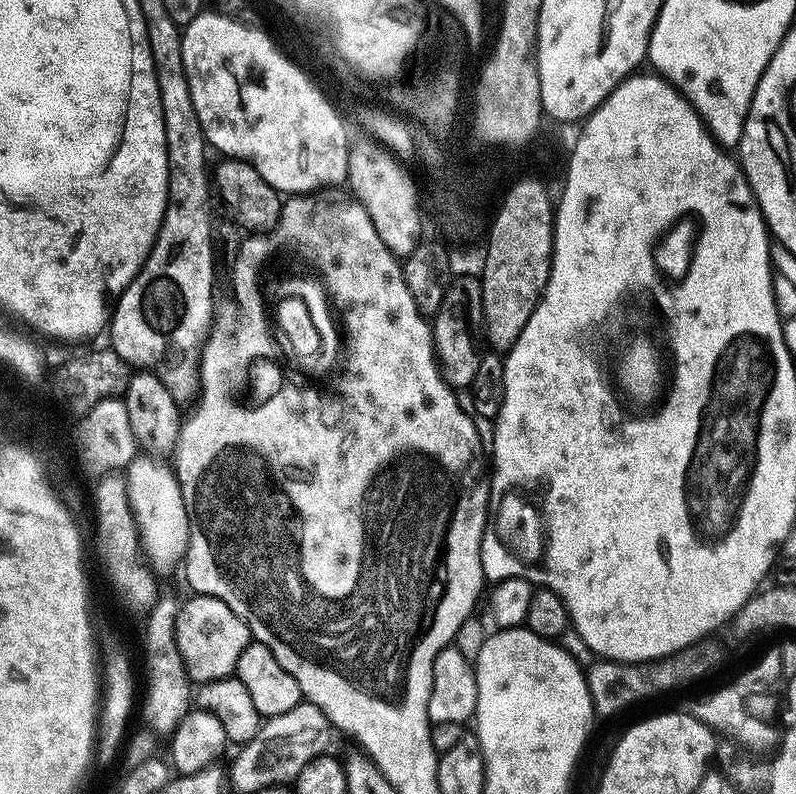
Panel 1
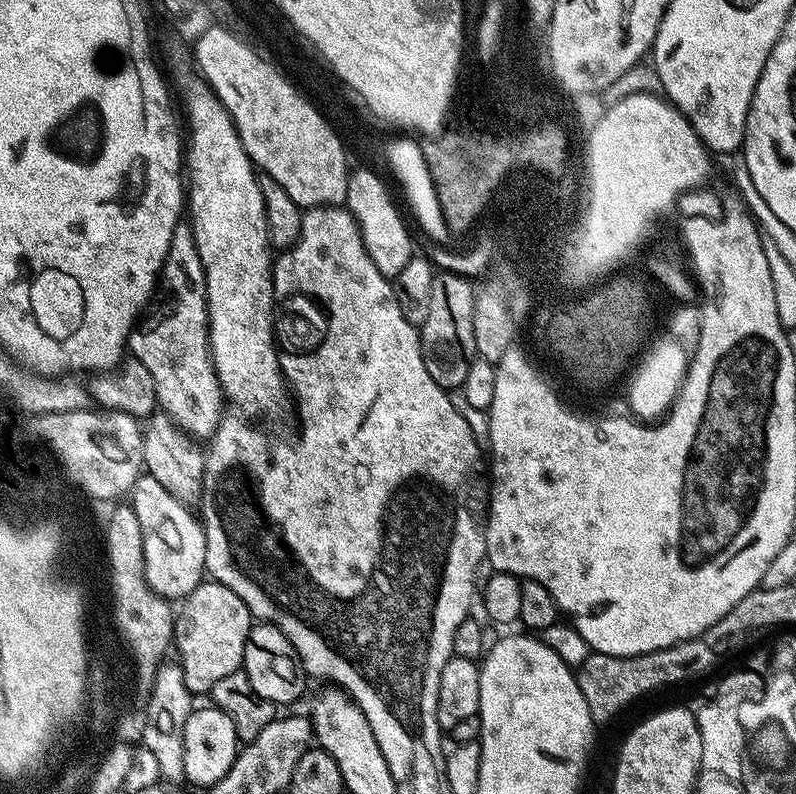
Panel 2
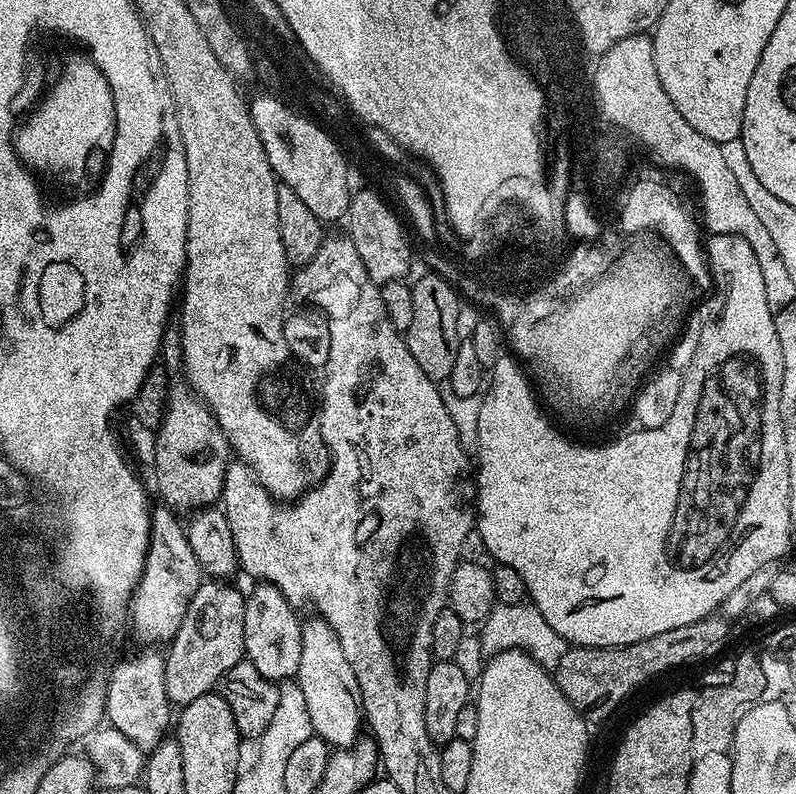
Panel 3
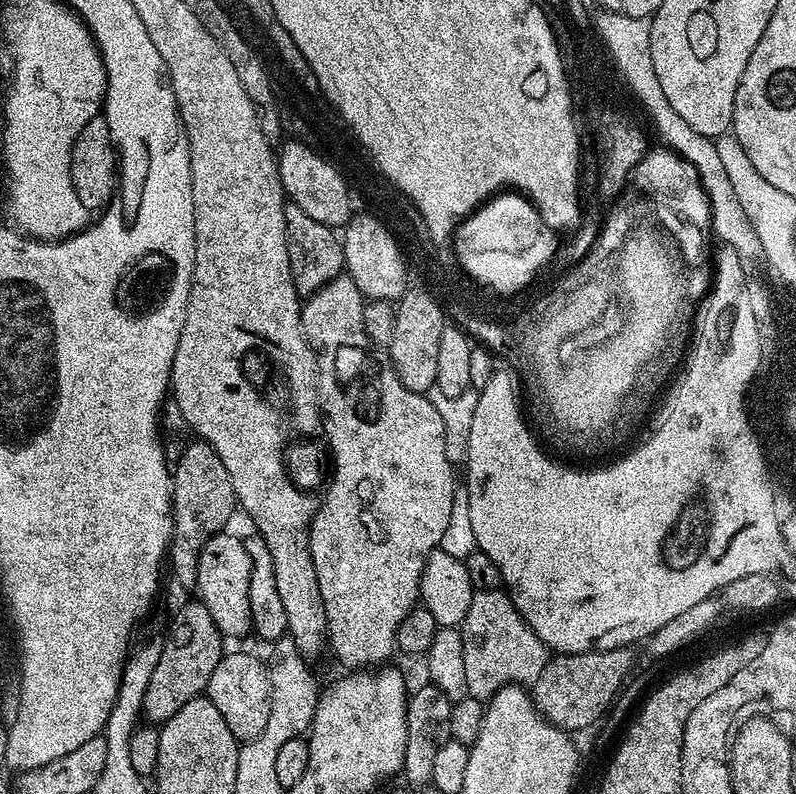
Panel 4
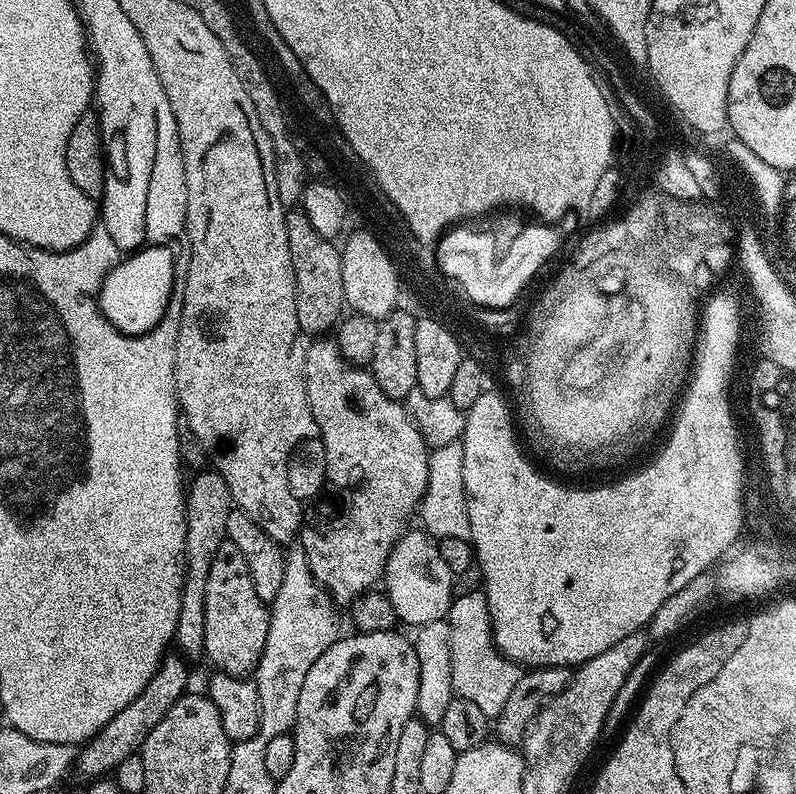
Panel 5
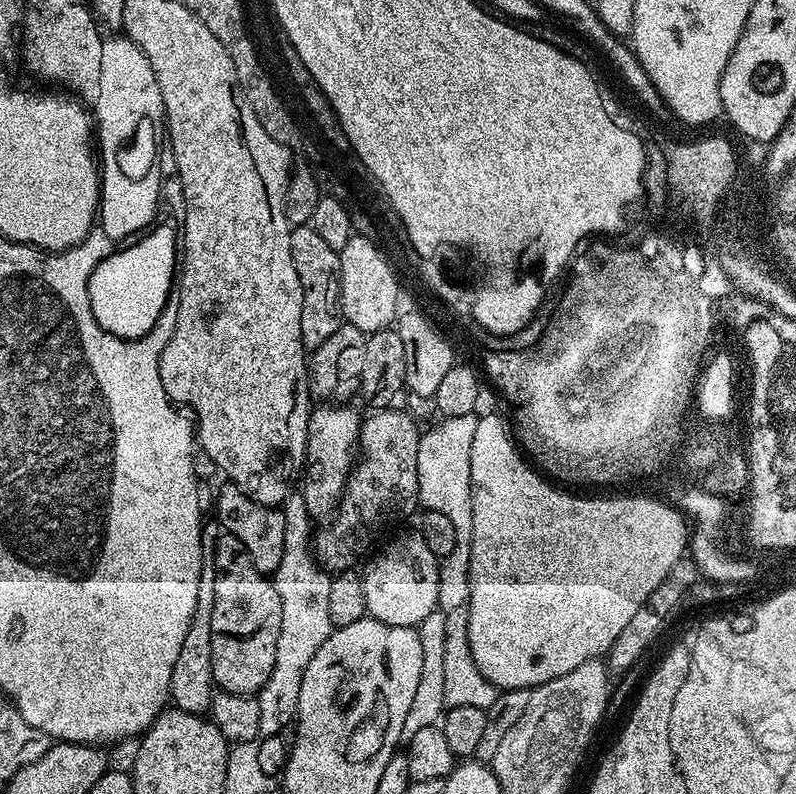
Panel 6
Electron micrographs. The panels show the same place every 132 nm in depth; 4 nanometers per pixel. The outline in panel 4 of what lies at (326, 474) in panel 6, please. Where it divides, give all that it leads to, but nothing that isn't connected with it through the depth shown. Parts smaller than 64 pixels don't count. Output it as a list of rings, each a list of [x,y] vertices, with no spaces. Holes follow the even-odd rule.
[[[335,276],[326,286],[322,286],[313,296],[303,301],[300,309],[300,328],[304,331],[304,339],[312,346],[316,353],[316,367],[318,369],[318,403],[322,417],[322,432],[328,436],[328,444],[332,447],[332,460],[330,456],[330,476],[332,480],[326,484],[326,491],[320,501],[320,508],[312,520],[312,529],[308,531],[308,541],[312,551],[314,570],[318,574],[318,590],[322,594],[322,602],[326,610],[328,627],[326,640],[336,656],[348,666],[368,666],[371,660],[380,660],[394,652],[396,642],[396,627],[402,618],[417,607],[420,595],[420,571],[424,568],[424,560],[428,553],[439,545],[442,530],[446,530],[446,522],[450,520],[450,506],[454,504],[454,494],[458,490],[454,465],[447,460],[444,453],[445,433],[443,420],[438,410],[432,405],[429,397],[422,392],[411,392],[402,386],[398,374],[392,365],[387,351],[373,346],[362,326],[362,310],[365,301],[362,299],[358,286],[347,276]]]

